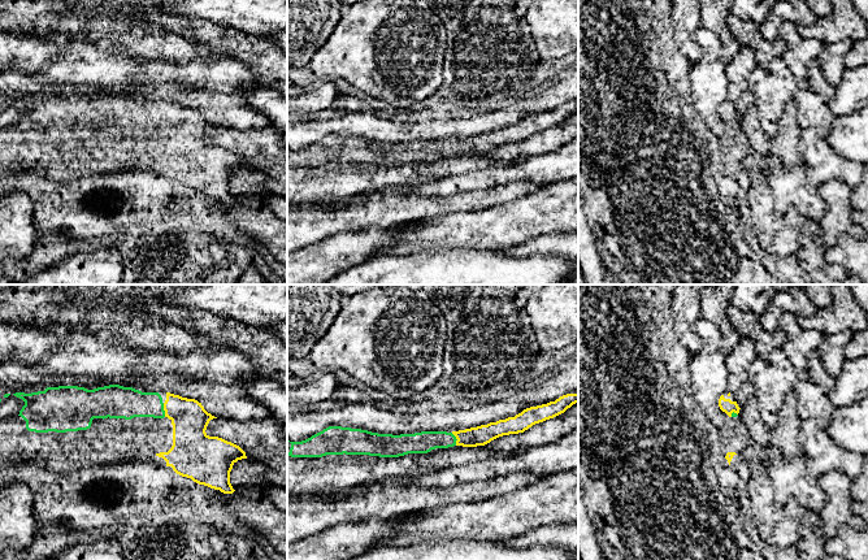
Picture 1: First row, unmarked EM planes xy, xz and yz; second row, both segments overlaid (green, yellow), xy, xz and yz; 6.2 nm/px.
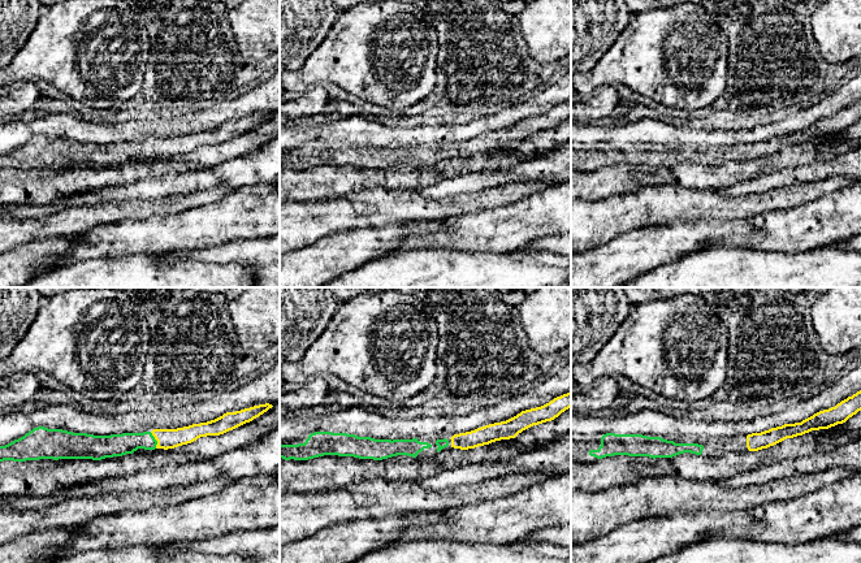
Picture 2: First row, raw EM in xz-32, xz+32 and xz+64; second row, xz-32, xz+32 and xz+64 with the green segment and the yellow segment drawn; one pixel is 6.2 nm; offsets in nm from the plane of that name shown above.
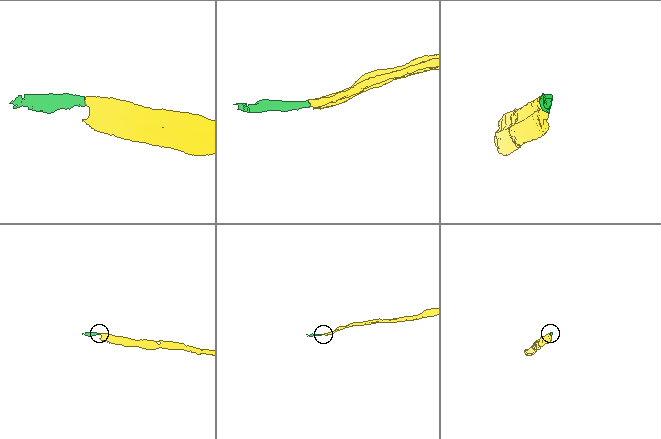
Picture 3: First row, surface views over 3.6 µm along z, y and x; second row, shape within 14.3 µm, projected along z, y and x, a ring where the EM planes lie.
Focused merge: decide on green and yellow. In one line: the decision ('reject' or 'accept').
accept

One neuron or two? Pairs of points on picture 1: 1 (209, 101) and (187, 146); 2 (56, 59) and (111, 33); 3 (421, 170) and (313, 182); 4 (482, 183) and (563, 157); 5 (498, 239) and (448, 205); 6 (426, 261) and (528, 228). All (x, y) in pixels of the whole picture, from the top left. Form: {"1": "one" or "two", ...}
{"1": "two", "2": "two", "3": "one", "4": "one", "5": "two", "6": "two"}

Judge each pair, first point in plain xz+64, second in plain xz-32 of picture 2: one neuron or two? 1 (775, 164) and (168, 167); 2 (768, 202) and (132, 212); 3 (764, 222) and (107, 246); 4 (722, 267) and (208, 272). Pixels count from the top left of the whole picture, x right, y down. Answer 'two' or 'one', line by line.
1: one
2: one
3: one
4: one

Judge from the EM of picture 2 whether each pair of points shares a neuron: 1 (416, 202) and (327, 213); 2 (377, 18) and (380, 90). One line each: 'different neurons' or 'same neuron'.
1: same neuron
2: same neuron

